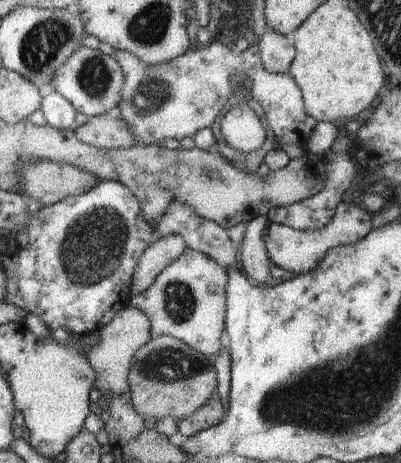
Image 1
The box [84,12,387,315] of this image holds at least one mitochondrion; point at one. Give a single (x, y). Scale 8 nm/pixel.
(148, 98)

